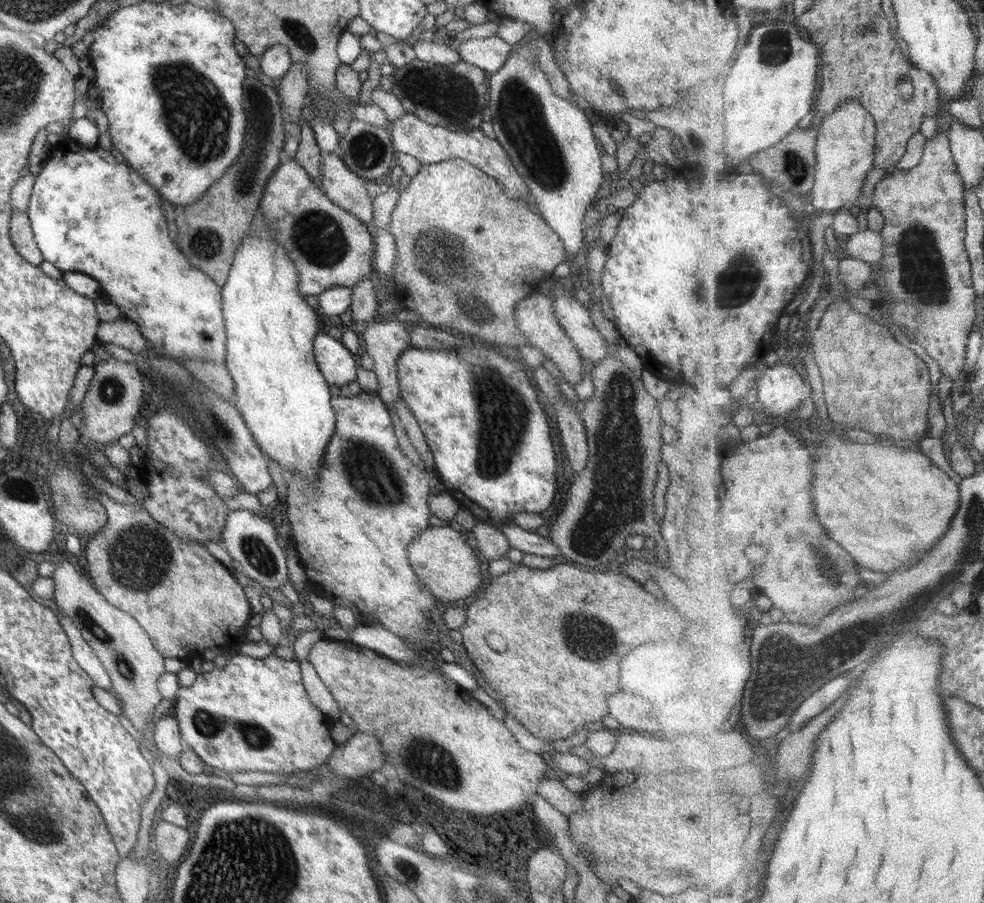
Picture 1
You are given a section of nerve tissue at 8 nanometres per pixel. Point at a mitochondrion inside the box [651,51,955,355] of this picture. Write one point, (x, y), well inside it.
(922, 274)

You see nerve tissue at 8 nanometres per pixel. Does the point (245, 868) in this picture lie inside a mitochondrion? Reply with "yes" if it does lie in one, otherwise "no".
yes

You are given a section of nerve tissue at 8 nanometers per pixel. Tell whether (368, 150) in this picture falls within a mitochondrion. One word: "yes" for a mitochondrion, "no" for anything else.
yes

